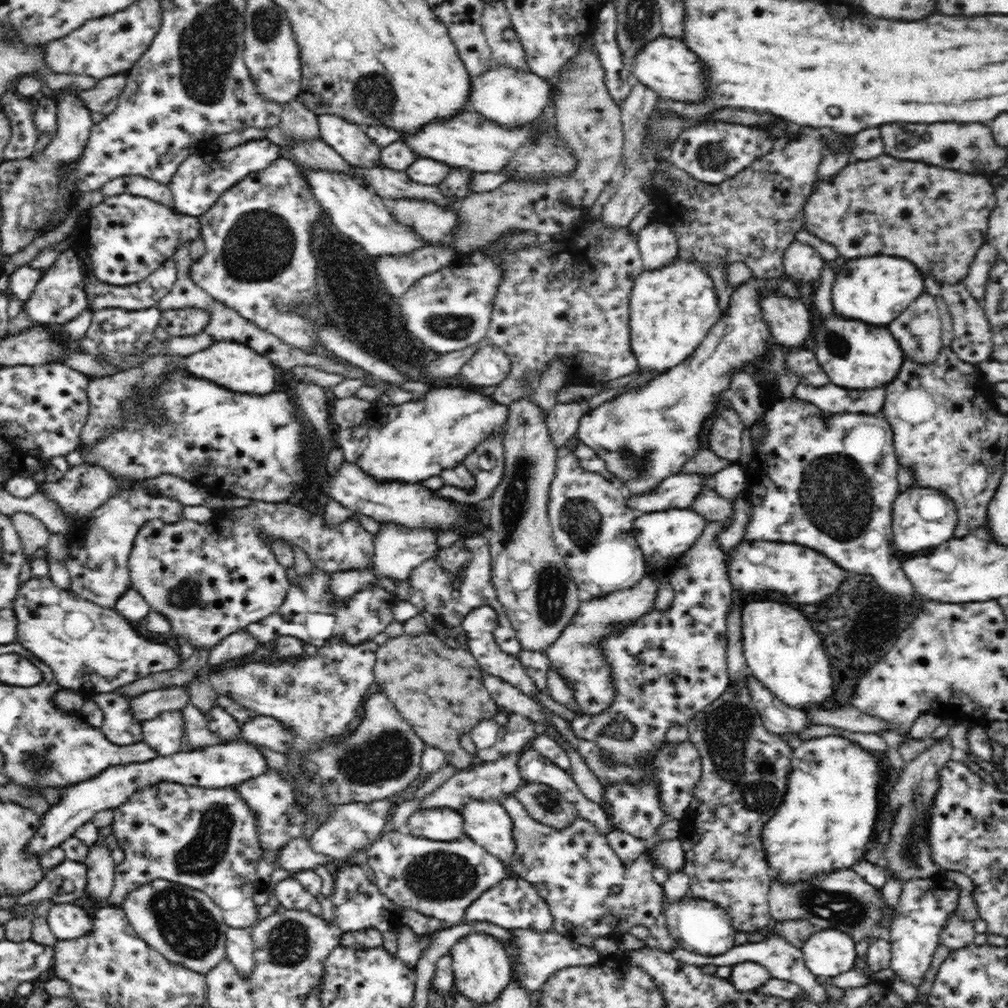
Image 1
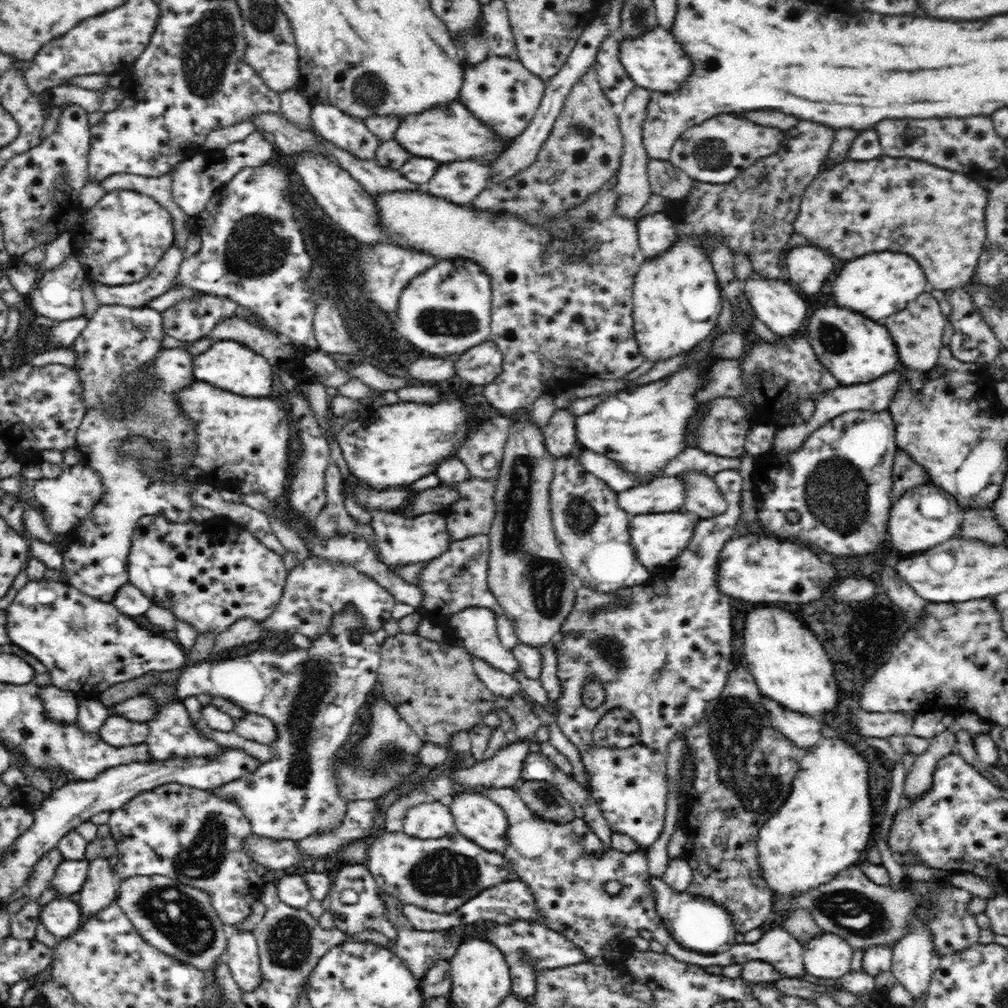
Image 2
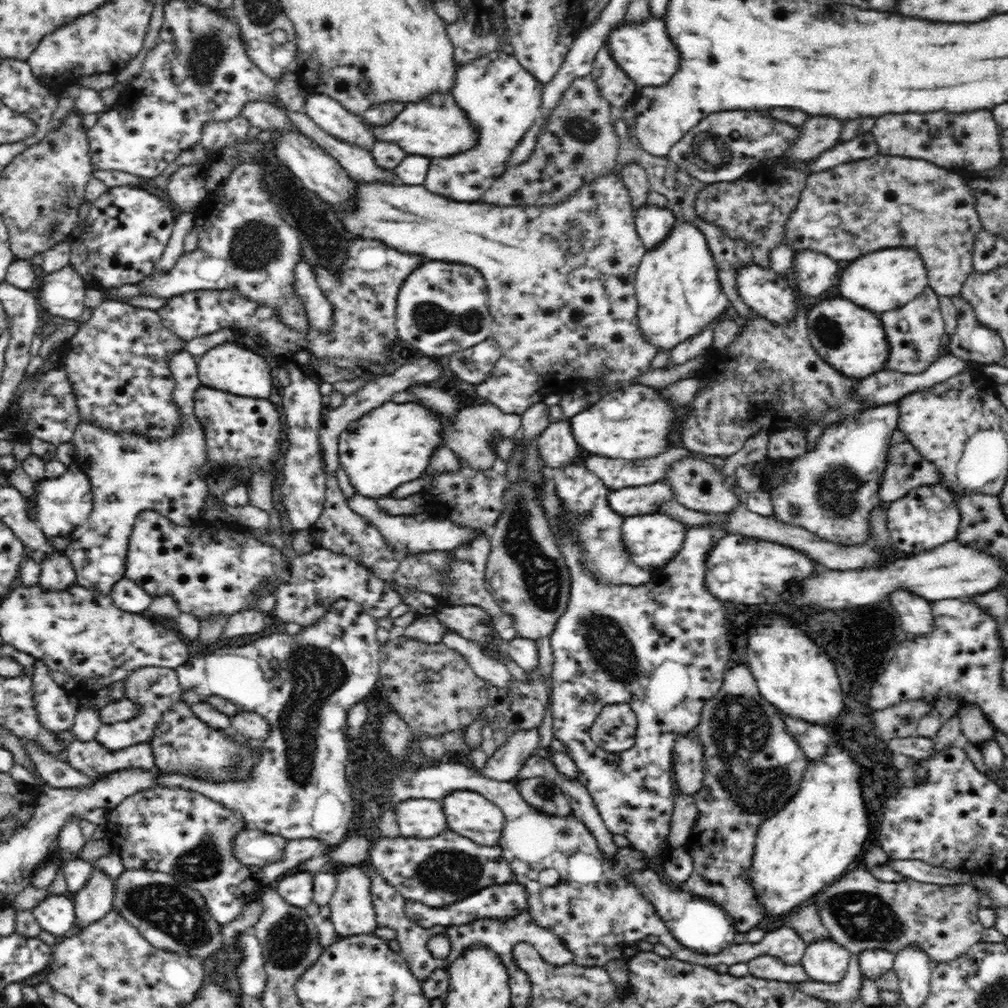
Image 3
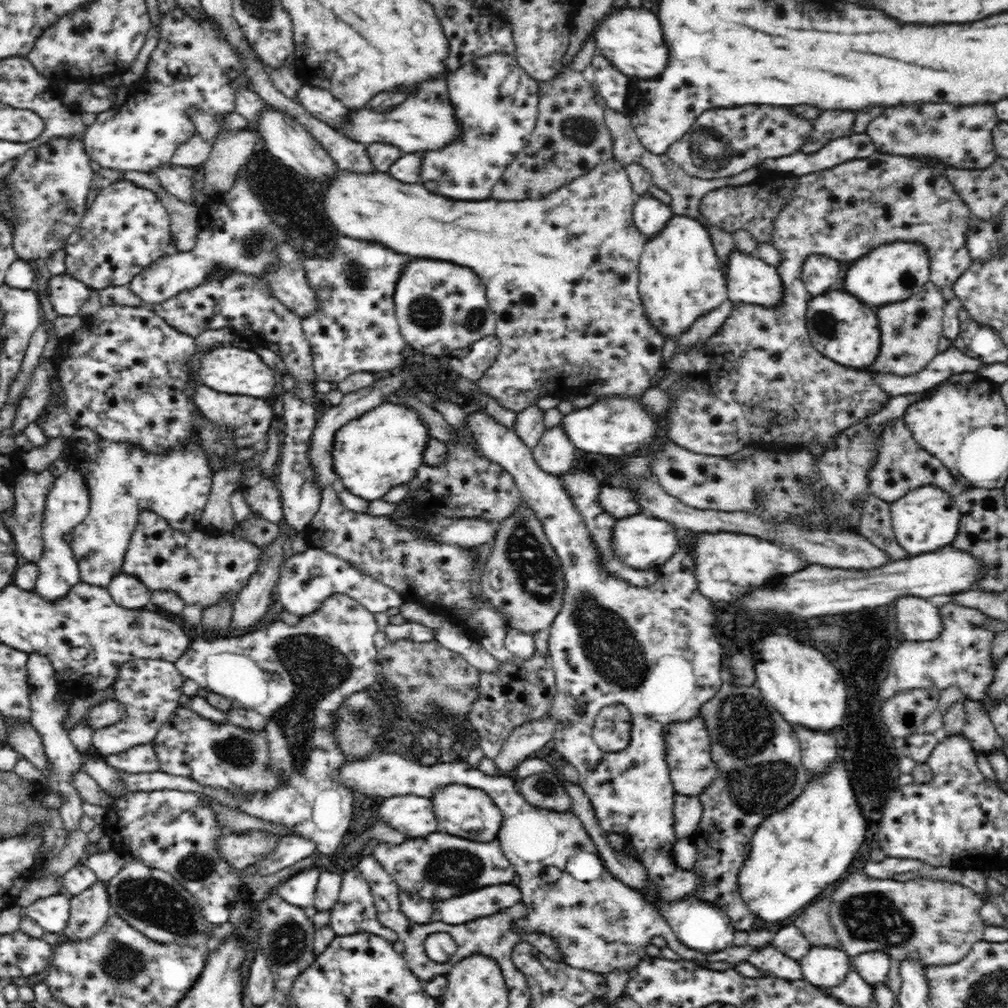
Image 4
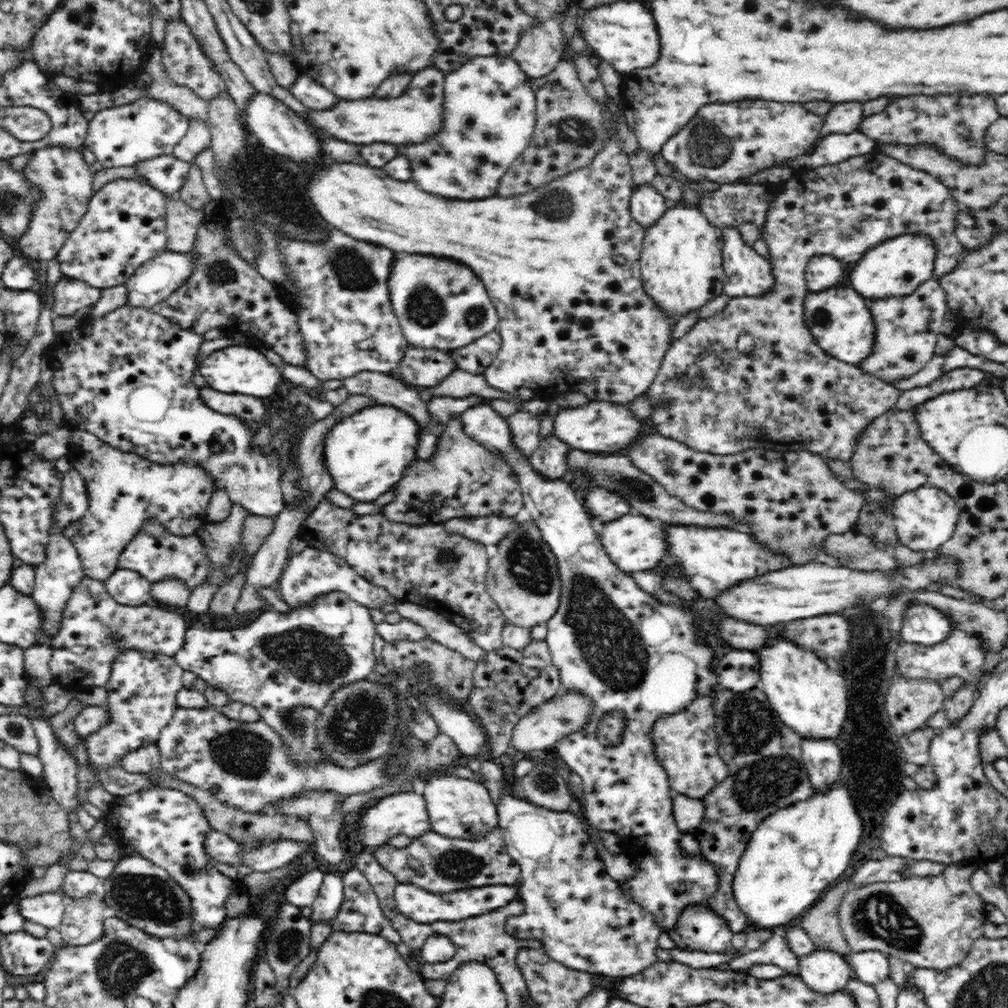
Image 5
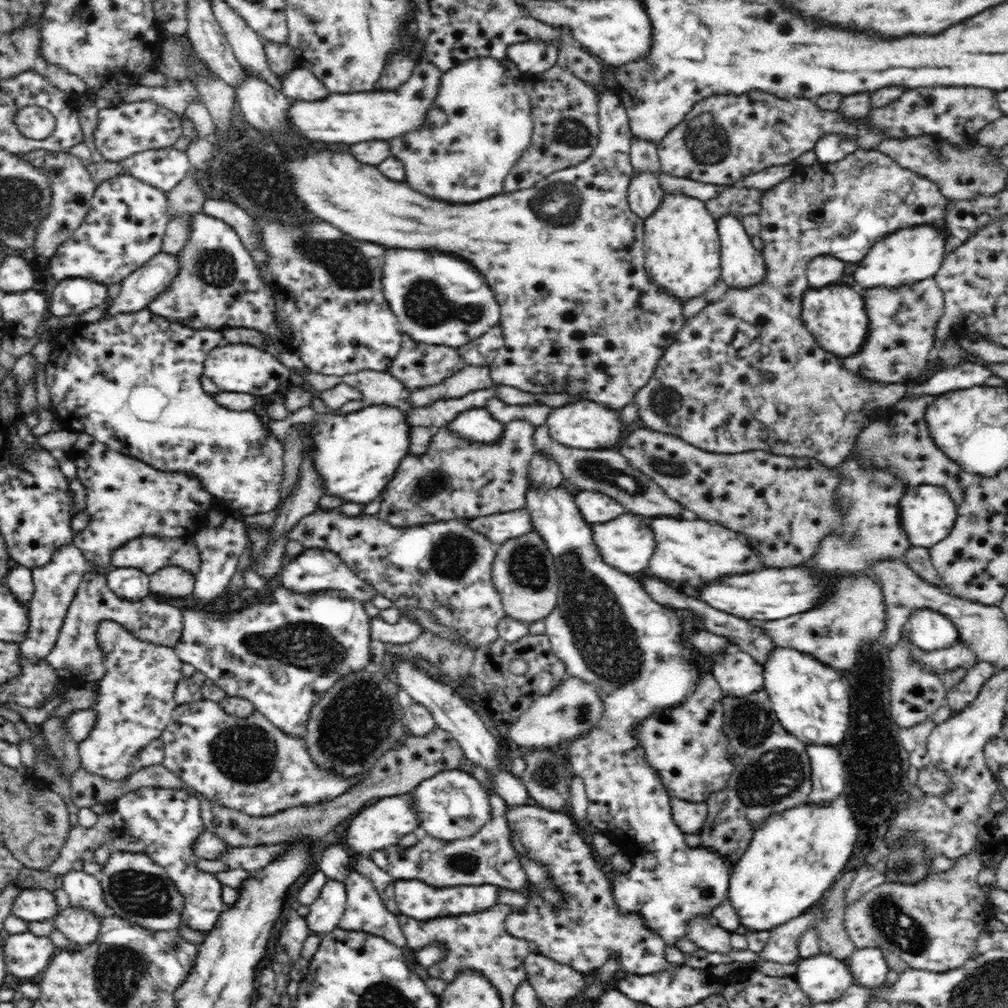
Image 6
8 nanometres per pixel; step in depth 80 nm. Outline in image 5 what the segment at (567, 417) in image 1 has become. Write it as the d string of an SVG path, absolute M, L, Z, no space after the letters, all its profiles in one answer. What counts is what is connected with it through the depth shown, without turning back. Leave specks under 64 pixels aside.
M554 434L541 438L541 444L528 460L533 469L553 481L562 479L568 472L568 454L572 448Z

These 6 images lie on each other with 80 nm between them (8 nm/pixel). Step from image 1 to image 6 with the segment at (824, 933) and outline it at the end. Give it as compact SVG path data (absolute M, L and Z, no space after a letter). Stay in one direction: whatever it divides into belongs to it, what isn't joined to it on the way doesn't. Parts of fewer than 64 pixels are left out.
M820 952L810 958L800 958L794 978L807 998L816 1003L836 1001L855 984L849 966L830 954Z

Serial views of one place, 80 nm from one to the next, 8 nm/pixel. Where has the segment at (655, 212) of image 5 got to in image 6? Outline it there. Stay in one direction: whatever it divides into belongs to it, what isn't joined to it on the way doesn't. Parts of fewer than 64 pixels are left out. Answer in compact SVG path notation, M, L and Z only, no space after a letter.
M634 173L628 187L628 200L632 213L647 219L660 206L664 191L654 173Z

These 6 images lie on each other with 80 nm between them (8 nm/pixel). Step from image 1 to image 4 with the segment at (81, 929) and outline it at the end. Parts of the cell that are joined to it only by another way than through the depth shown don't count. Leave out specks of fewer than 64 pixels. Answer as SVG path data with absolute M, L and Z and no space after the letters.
M61 891L59 894L34 902L23 912L28 915L34 926L62 938L70 918L70 900L71 897Z

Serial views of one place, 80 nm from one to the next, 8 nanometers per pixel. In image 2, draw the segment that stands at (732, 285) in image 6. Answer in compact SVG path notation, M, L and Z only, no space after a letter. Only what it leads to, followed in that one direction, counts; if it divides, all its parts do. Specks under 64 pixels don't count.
M748 278L742 284L745 296L756 317L774 334L791 337L796 329L805 328L806 302L787 281L776 278Z

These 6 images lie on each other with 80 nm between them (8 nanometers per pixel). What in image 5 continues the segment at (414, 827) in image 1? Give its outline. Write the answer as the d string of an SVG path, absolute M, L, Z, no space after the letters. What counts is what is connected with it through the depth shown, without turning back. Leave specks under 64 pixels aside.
M408 791L381 798L374 808L370 808L364 814L364 818L360 822L360 840L366 846L374 846L374 840L382 840L382 838L388 838L388 836L396 837L400 834L413 839L429 830L429 816L426 812L426 804L422 793L420 791Z

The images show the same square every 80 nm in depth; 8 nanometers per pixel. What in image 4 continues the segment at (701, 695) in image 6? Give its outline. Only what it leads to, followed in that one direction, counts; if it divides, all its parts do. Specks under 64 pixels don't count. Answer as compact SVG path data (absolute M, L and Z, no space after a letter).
M700 716L688 722L672 723L664 726L664 741L666 749L665 760L667 760L669 773L673 788L677 794L686 796L698 796L704 792L708 784L719 776L718 767L712 761L710 754L710 735L704 727L704 720Z

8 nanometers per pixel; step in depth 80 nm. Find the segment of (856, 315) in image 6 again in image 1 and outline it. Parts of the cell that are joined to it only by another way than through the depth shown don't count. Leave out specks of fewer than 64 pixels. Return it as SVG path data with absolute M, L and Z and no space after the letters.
M832 316L816 328L815 355L831 384L847 390L876 390L892 384L906 360L898 341L887 327L874 326L860 319Z

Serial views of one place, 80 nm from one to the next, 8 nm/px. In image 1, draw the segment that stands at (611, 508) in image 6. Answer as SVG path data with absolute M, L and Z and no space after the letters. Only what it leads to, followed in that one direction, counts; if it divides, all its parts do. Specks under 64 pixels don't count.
M680 472L670 475L654 492L627 498L627 505L644 513L670 508L688 509L701 494L702 488L713 484L713 475L707 472Z

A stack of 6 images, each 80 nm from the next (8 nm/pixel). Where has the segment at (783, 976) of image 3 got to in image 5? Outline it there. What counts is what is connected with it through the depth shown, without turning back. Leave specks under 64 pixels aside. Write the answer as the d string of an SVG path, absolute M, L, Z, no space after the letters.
M775 927L772 938L760 948L751 950L729 960L732 970L746 970L752 964L773 964L784 971L786 975L796 975L799 970L799 959L790 952L785 942L786 928Z

